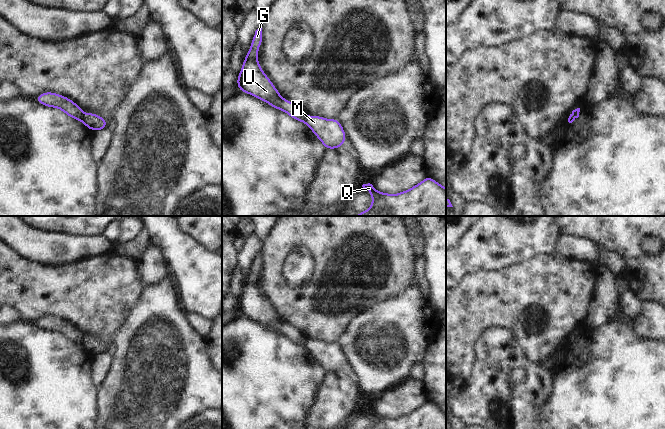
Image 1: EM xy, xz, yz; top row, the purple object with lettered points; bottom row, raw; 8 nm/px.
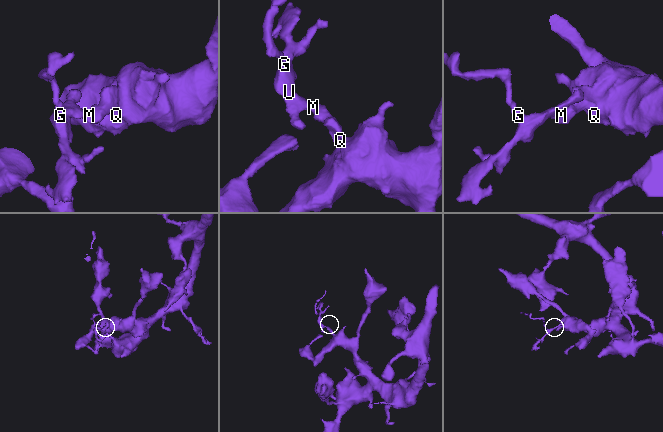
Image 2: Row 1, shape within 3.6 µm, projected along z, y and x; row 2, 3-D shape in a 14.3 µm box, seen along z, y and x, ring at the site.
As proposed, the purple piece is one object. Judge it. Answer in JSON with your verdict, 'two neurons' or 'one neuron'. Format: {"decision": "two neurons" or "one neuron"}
{"decision": "two neurons"}

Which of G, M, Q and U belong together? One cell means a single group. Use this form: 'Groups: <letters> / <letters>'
Groups: G U / M Q.

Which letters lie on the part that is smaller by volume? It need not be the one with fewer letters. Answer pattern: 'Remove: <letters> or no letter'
Remove: G, U

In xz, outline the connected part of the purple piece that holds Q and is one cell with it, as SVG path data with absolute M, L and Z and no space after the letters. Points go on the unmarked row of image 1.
M428 400L409 414L396 419L379 416L370 407L362 411L371 417L371 429L446 429L446 412Z

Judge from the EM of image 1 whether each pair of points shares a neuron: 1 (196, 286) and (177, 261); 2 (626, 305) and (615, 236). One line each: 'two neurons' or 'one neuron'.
1: one neuron
2: two neurons

